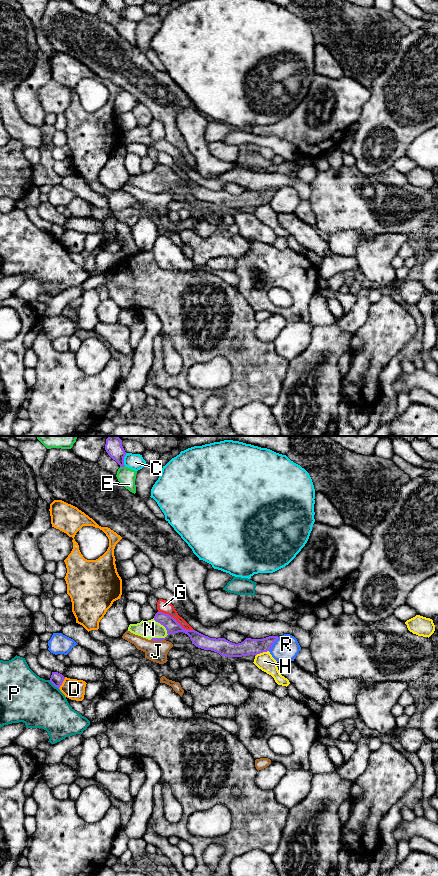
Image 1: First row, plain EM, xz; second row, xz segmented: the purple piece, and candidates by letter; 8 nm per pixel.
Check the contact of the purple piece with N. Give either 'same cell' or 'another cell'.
same cell

